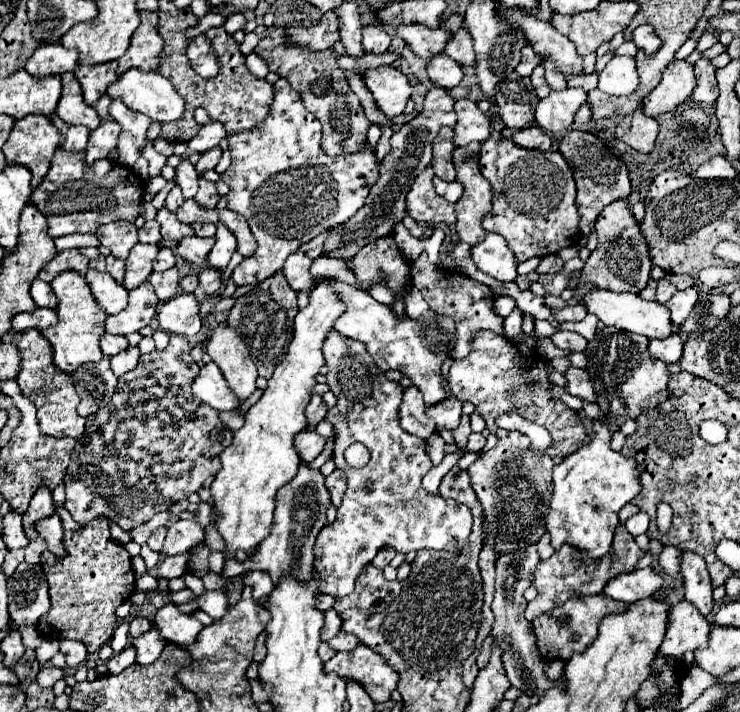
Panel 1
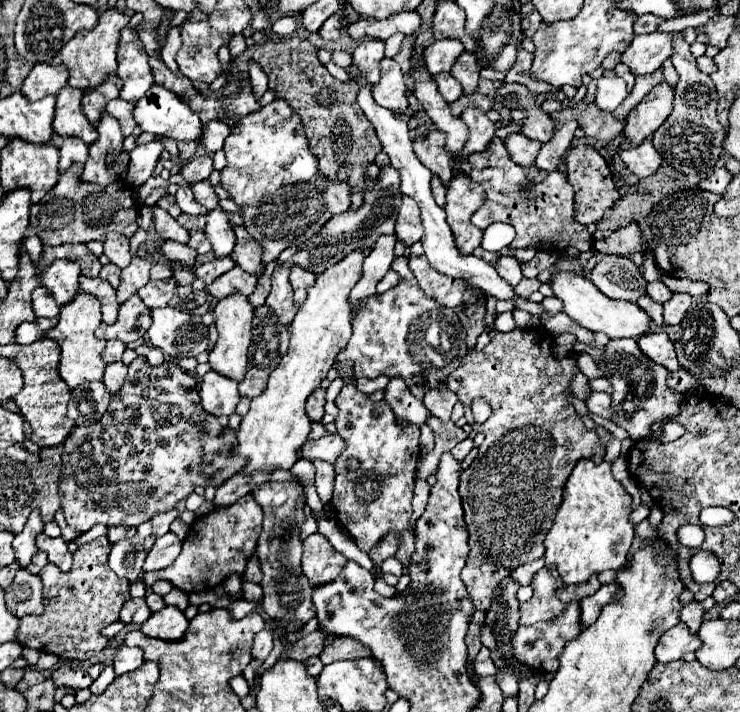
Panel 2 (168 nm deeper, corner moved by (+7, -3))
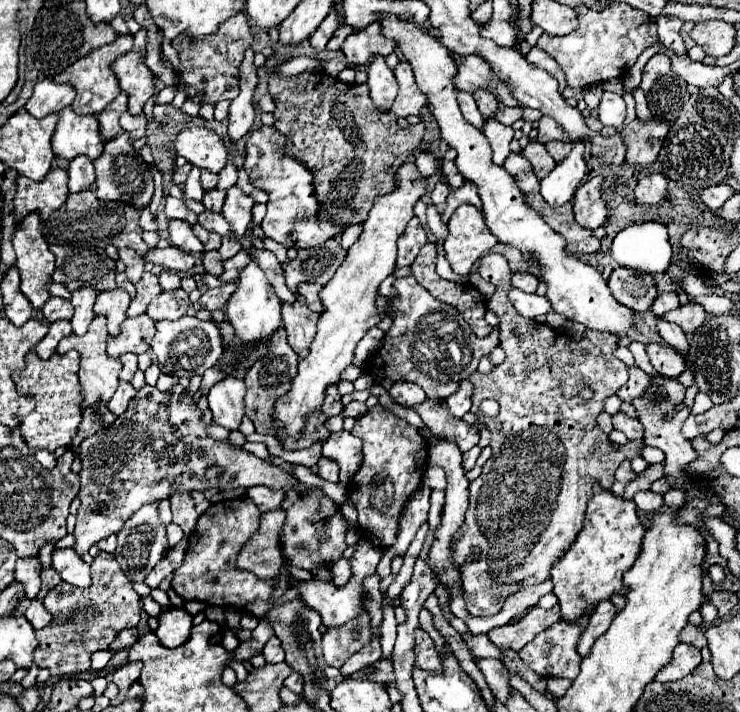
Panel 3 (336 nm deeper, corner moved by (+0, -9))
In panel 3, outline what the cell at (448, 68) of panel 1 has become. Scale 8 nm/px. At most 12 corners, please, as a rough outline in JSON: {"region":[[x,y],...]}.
{"region":[[459,91],[457,101],[473,127],[481,131],[485,119],[481,117],[473,95]]}

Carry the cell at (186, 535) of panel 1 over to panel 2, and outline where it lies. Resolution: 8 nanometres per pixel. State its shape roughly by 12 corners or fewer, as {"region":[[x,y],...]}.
{"region":[[174,533],[156,537],[144,571],[168,567],[180,553]]}

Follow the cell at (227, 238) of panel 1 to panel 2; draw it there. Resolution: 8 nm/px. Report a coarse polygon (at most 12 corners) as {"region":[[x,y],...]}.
{"region":[[226,211],[208,213],[206,237],[214,257],[228,257],[234,249],[232,223]]}

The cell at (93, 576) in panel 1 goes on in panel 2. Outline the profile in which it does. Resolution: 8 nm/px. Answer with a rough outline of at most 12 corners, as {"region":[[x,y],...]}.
{"region":[[108,539],[40,571],[44,613],[16,639],[70,661],[106,647],[102,629],[130,597]]}

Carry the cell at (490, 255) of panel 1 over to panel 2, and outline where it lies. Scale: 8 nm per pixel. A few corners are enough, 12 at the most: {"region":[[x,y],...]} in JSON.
{"region":[[512,255],[494,263],[498,275],[512,287],[520,283],[520,263]]}

